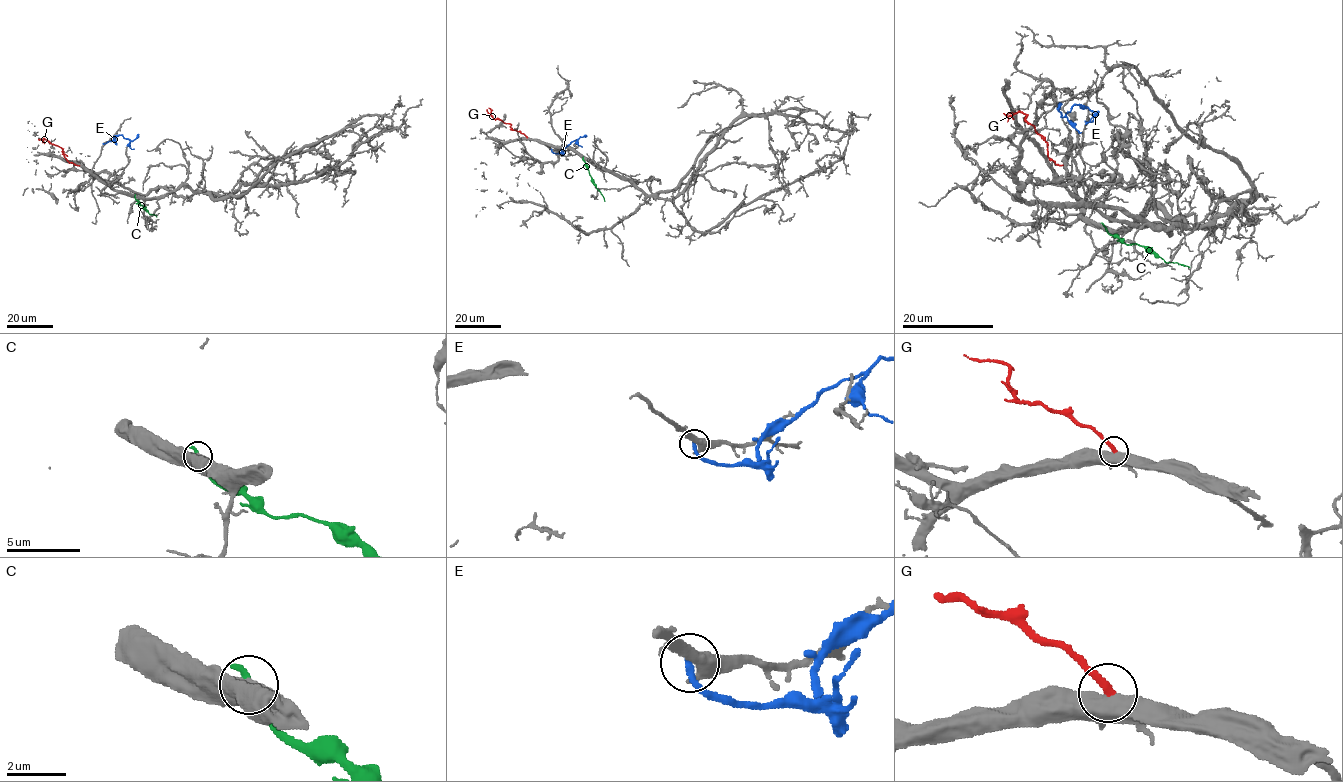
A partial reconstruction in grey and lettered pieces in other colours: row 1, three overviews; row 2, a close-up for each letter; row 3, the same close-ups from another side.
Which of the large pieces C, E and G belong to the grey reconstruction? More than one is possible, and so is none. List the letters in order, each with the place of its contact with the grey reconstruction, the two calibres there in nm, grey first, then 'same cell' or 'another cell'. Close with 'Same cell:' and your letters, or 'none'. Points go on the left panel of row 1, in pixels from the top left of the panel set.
C: meets grey at (135, 196); 600 nm thick on the grey side, 300 nm on the other; another cell
E: meets grey at (103, 144); 440 nm thick on the grey side, 280 nm on the other; another cell
G: meets grey at (79, 165); 550 nm thick on the grey side, 240 nm on the other; same cell
Same cell: G

